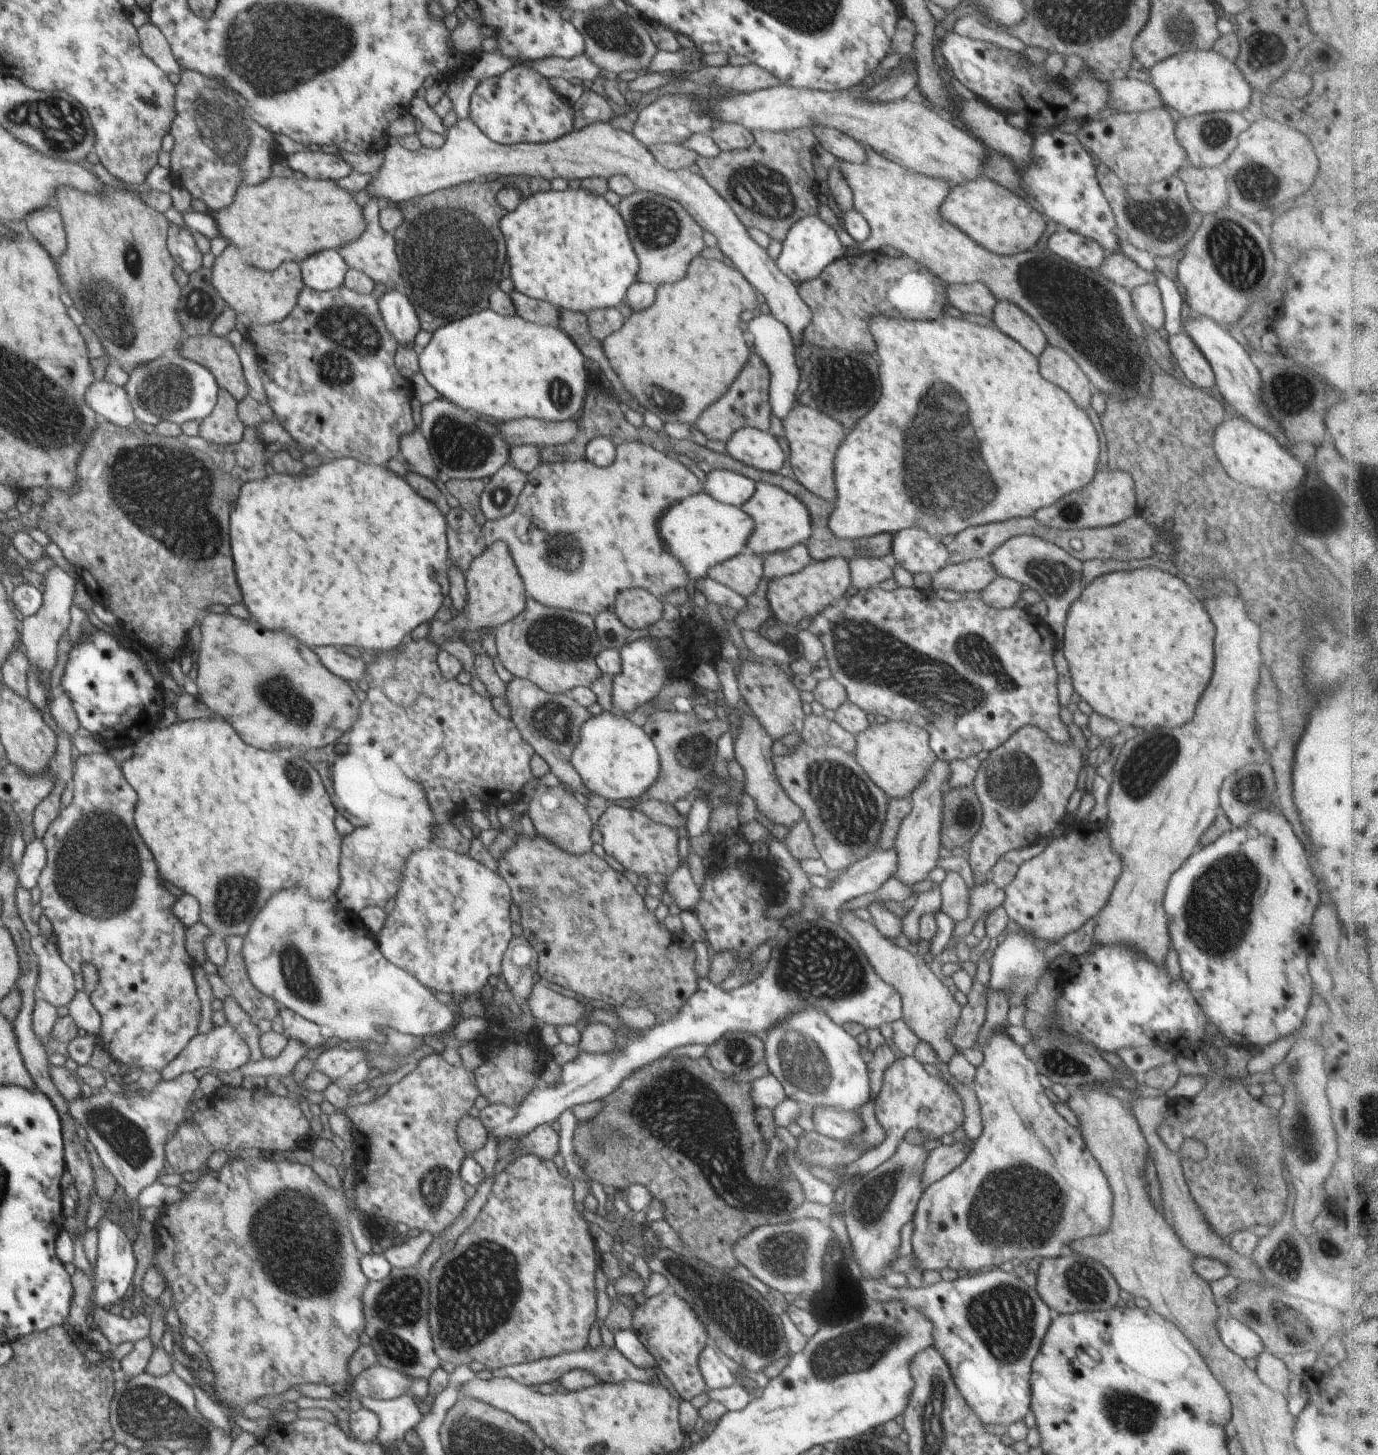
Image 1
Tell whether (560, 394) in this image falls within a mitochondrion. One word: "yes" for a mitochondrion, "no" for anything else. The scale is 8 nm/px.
yes

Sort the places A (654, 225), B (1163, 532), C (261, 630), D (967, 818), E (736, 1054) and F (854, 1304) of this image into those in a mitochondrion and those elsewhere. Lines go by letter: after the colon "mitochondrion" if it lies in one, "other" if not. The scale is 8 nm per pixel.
A: mitochondrion
B: other
C: other
D: other
E: mitochondrion
F: mitochondrion

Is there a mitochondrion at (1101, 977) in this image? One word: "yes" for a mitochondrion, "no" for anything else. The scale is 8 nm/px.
no

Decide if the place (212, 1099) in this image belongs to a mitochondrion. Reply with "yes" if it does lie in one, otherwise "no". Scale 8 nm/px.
no

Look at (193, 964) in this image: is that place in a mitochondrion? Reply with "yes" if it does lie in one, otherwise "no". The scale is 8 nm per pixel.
no

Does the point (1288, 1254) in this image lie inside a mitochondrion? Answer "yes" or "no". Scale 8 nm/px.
yes

